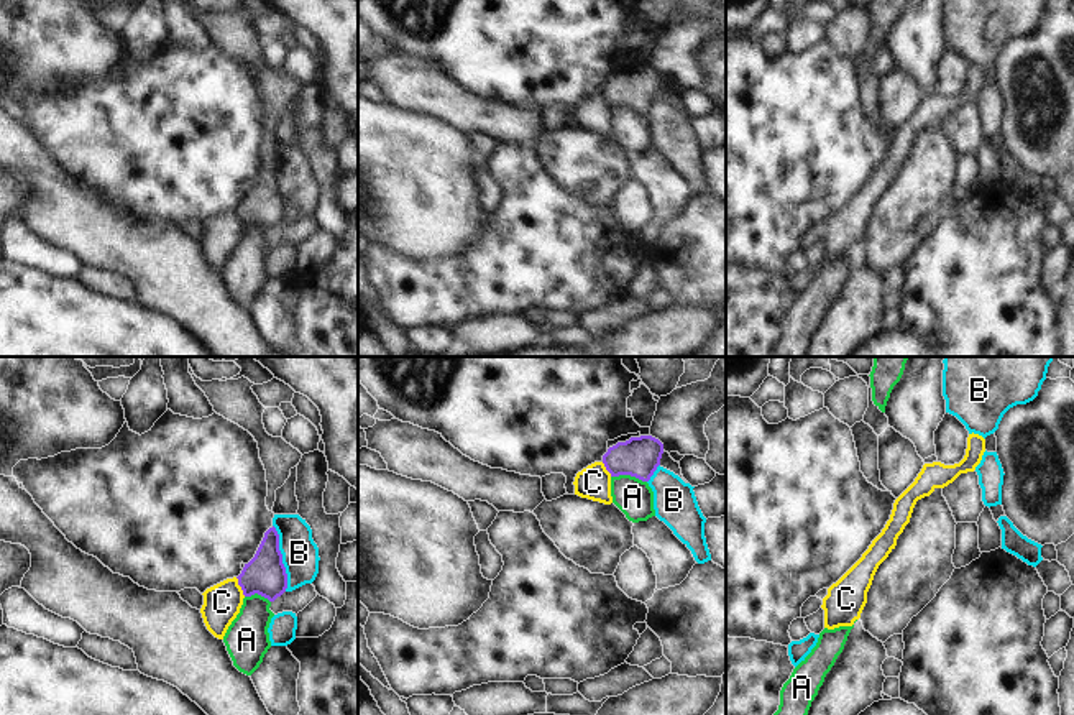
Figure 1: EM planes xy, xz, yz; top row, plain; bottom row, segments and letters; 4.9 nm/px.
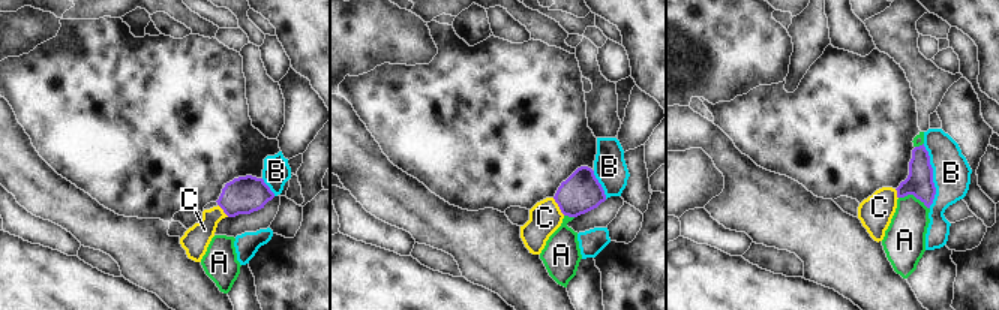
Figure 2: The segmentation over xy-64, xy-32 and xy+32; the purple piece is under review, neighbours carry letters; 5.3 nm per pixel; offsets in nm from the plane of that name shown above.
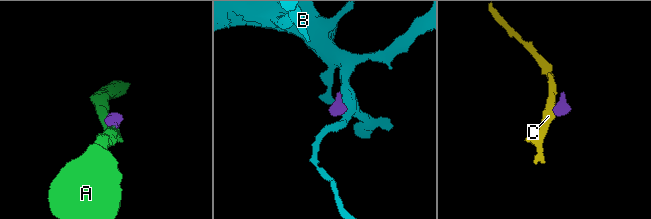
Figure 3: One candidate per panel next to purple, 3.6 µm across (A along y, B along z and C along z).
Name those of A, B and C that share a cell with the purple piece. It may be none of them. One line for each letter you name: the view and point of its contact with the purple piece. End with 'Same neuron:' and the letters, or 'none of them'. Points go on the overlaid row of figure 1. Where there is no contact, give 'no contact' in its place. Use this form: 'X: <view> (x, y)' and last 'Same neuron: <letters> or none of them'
Same neuron: none of them

